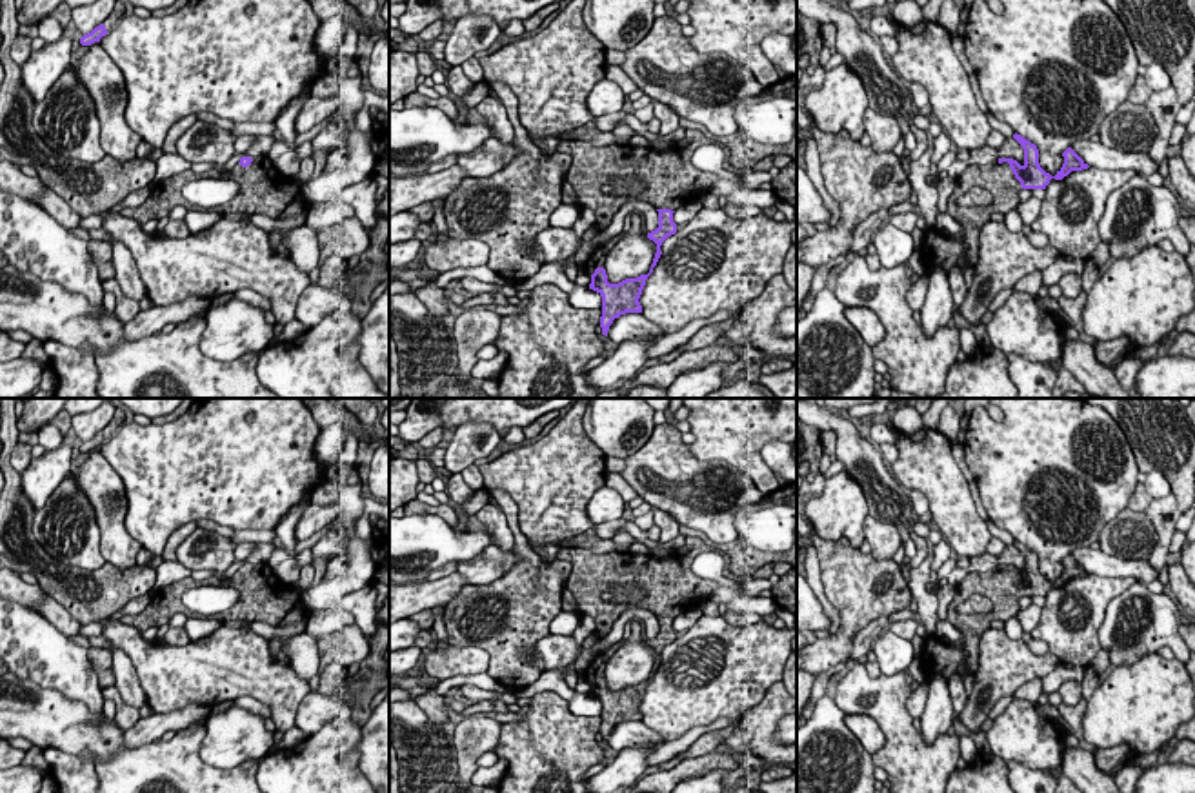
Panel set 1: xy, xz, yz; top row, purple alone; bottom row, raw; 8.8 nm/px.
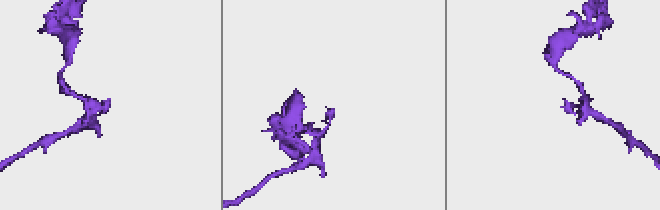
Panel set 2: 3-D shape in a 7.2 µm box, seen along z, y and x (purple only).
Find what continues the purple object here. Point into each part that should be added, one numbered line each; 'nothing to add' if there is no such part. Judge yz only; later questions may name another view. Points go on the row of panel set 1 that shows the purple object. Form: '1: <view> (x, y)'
1: yz (943, 251)

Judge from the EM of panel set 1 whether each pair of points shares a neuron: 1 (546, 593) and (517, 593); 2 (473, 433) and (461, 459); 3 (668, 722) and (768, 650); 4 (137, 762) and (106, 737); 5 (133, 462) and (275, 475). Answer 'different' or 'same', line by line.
1: same
2: same
3: same
4: same
5: same

